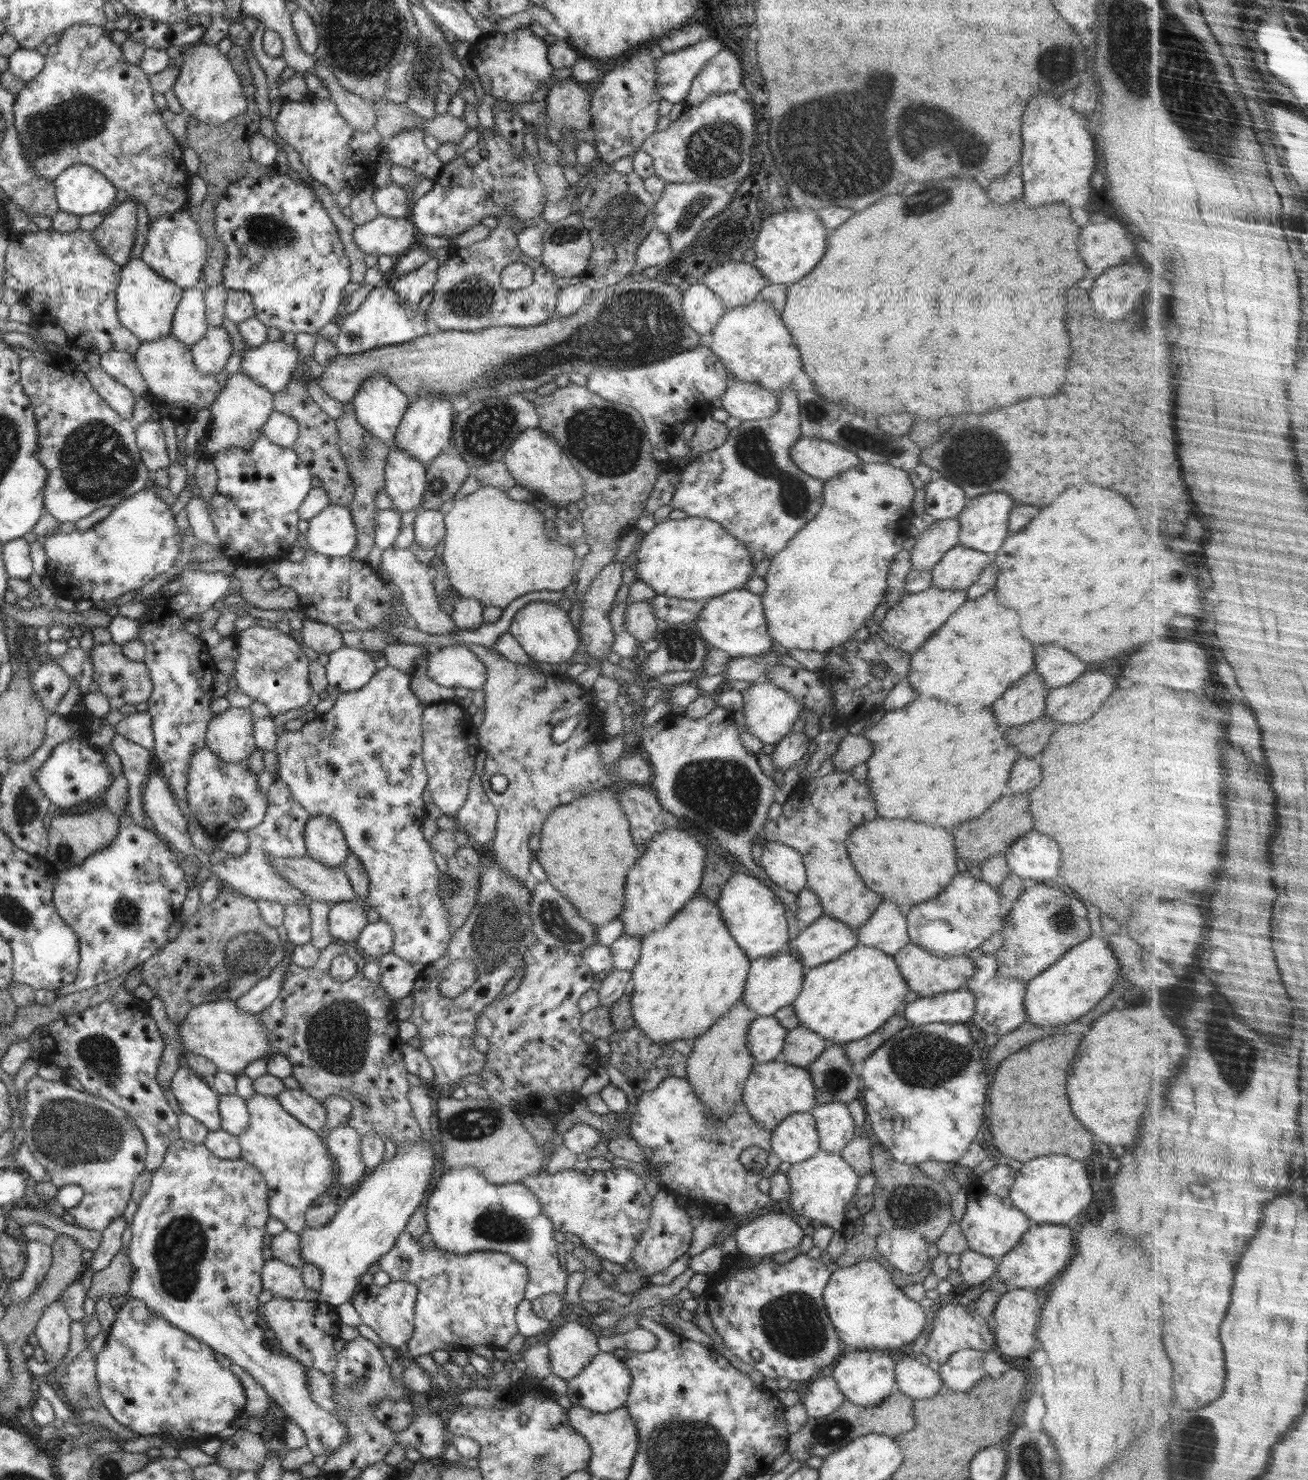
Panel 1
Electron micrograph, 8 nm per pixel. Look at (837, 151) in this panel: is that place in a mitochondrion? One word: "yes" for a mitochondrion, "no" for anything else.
yes

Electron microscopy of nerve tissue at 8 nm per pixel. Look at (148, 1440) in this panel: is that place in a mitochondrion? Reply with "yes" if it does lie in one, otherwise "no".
no

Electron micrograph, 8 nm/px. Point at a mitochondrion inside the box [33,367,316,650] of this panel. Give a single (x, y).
(97, 465)

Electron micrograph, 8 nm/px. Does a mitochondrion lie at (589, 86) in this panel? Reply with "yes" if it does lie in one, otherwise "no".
no

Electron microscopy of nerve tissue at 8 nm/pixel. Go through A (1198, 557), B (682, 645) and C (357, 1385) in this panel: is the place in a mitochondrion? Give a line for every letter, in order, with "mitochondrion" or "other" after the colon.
A: other
B: mitochondrion
C: mitochondrion

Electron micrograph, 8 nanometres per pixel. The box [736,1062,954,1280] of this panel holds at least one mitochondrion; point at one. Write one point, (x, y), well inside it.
(900, 1204)

